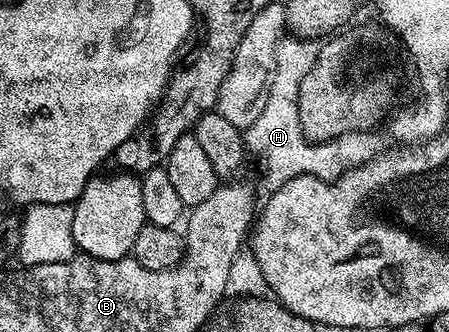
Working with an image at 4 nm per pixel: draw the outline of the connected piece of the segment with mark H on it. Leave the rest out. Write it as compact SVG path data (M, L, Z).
M287 38L279 50L278 71L291 72L288 80L276 79L271 85L271 93L265 102L265 110L257 117L257 122L245 130L248 153L263 159L263 176L271 183L272 189L285 186L298 176L316 176L325 181L335 180L350 170L375 159L374 135L366 132L346 132L338 140L308 140L299 117L299 84L314 66L321 51L320 45L311 38Z

